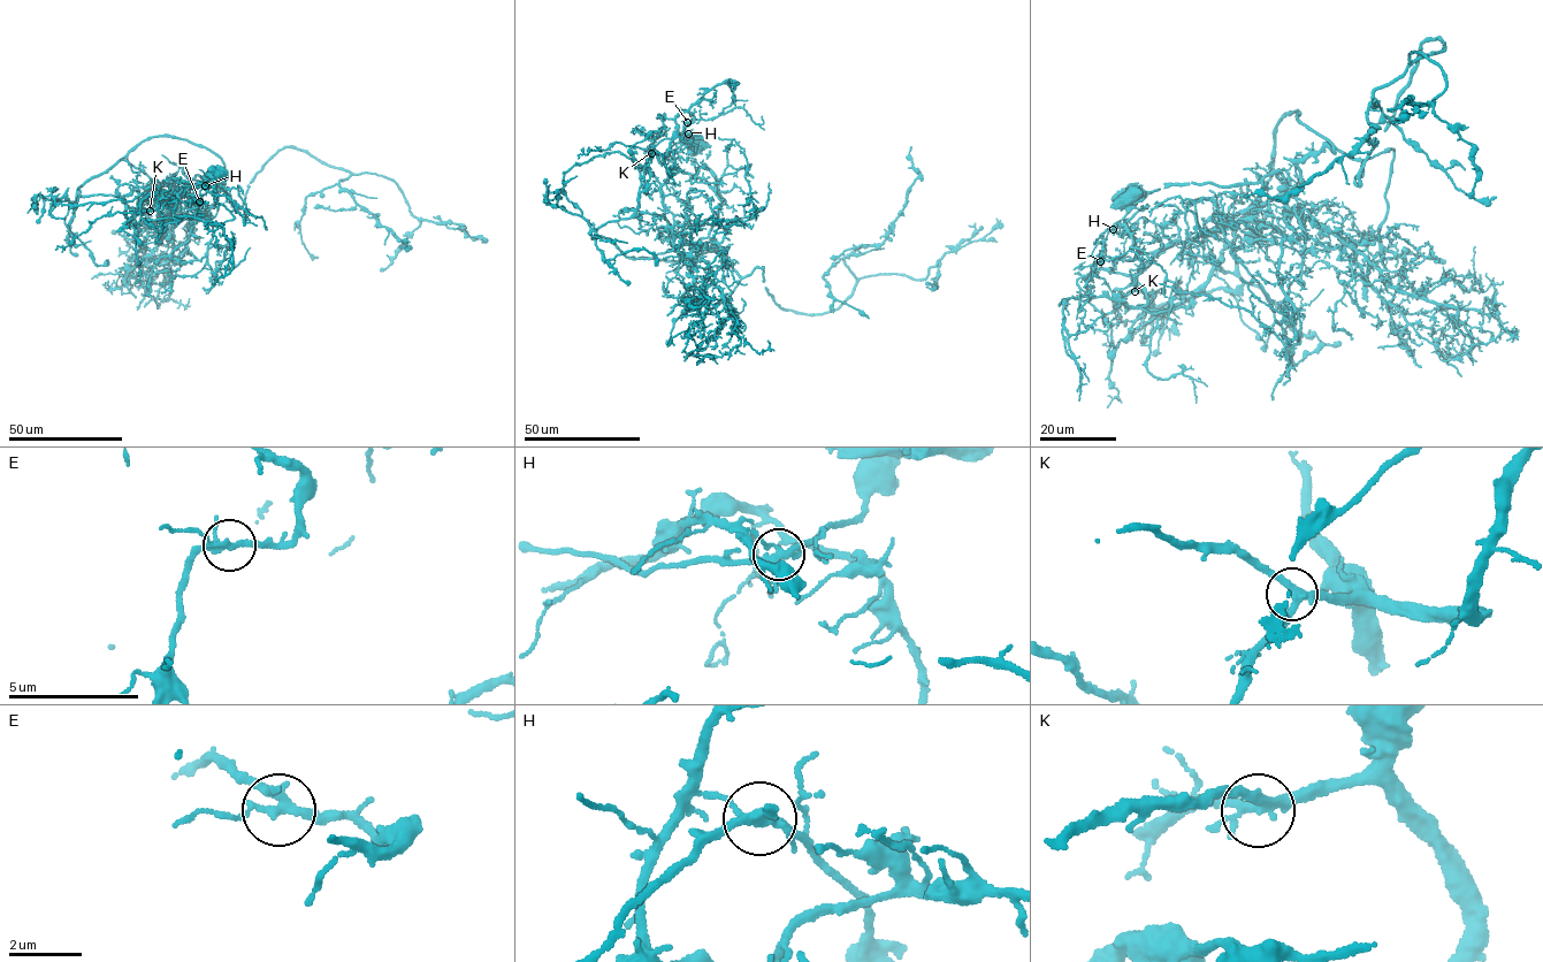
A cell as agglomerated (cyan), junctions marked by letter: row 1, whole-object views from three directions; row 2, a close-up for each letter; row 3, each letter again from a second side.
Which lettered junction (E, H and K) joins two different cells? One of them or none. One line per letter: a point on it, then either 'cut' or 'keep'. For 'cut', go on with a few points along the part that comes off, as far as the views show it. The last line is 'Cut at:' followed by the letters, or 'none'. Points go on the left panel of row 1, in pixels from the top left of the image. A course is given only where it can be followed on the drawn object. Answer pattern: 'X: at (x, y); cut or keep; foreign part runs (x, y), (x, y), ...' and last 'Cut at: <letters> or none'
E: at (199, 201); keep
H: at (205, 185); keep
K: at (150, 211); keep
Cut at: none

